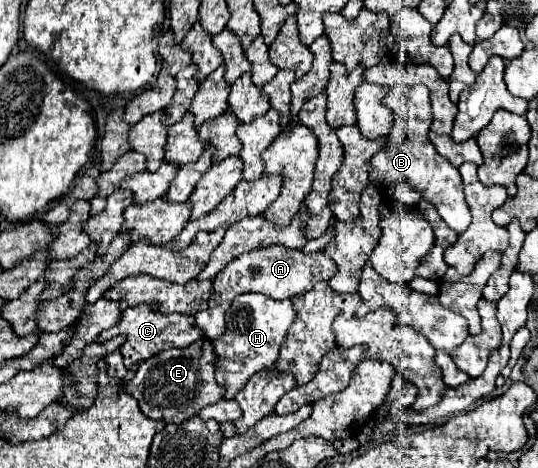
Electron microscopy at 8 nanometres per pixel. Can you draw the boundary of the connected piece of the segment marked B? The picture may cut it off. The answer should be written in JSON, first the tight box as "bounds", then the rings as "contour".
{"bounds":[371,85,471,233],"contour":[[[425,85],[396,86],[388,91],[383,98],[383,104],[393,111],[394,125],[387,137],[385,149],[373,155],[373,169],[371,169],[371,183],[379,185],[379,189],[387,189],[397,183],[409,183],[421,191],[423,199],[431,201],[441,219],[457,233],[465,231],[471,223],[471,213],[465,203],[463,183],[459,169],[449,163],[443,155],[437,155],[433,143],[429,143],[429,127],[431,127],[431,101],[429,89]]]}

